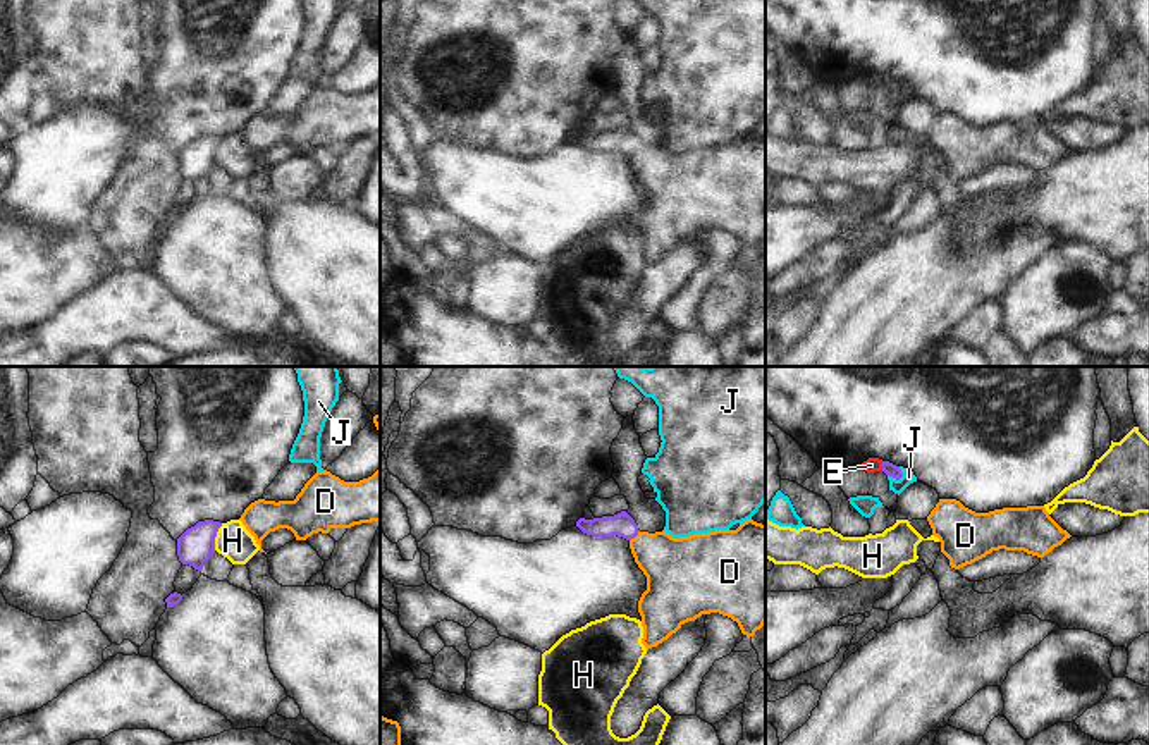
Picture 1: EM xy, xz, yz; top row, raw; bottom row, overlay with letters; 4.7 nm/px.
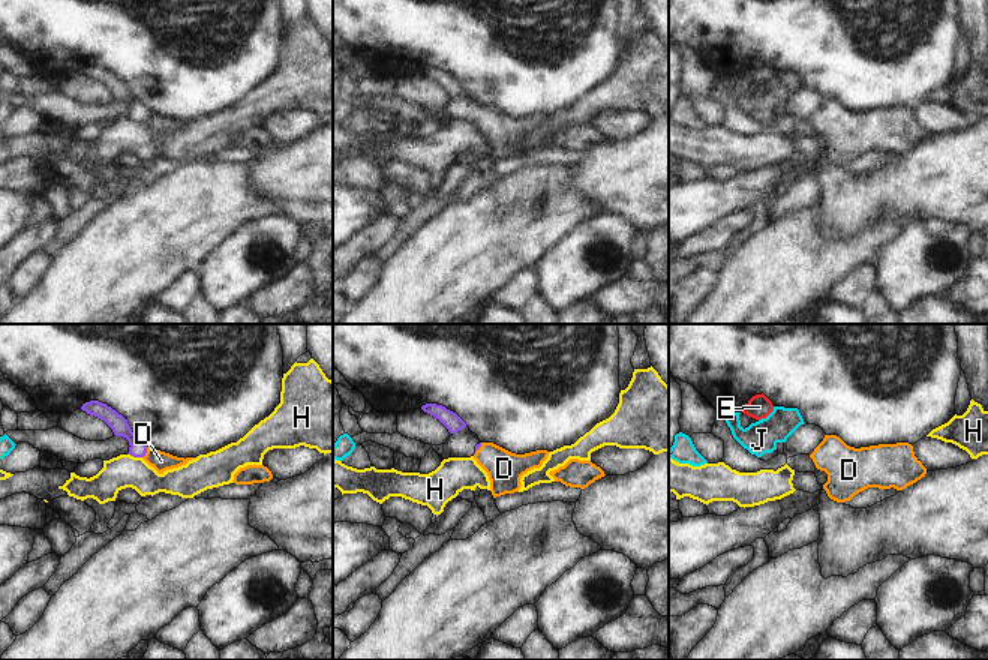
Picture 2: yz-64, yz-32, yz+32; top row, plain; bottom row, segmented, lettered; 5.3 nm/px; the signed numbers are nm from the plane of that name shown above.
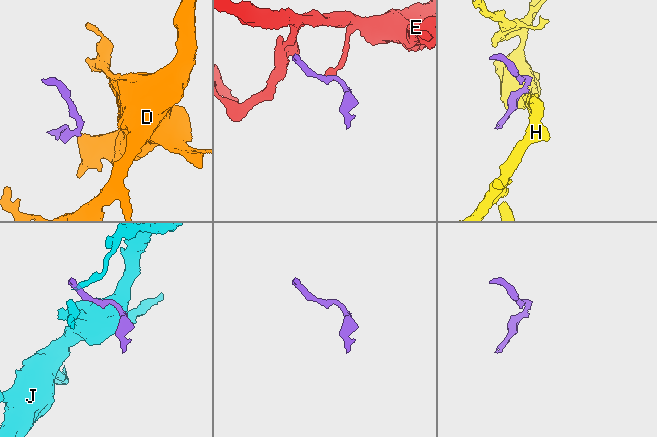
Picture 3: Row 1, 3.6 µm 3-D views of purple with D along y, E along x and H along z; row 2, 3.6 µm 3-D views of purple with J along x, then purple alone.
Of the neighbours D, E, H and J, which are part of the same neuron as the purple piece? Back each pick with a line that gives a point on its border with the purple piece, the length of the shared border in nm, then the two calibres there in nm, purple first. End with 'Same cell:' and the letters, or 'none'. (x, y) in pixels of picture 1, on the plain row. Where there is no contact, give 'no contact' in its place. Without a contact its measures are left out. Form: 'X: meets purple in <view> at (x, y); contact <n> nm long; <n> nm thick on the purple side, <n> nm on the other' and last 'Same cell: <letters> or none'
D: meets purple in xz at (635, 150); contact 70 nm long; 110 nm thick on the purple side, 300 nm on the other
Same cell: D

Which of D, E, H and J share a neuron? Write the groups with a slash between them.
D / E / H / J

